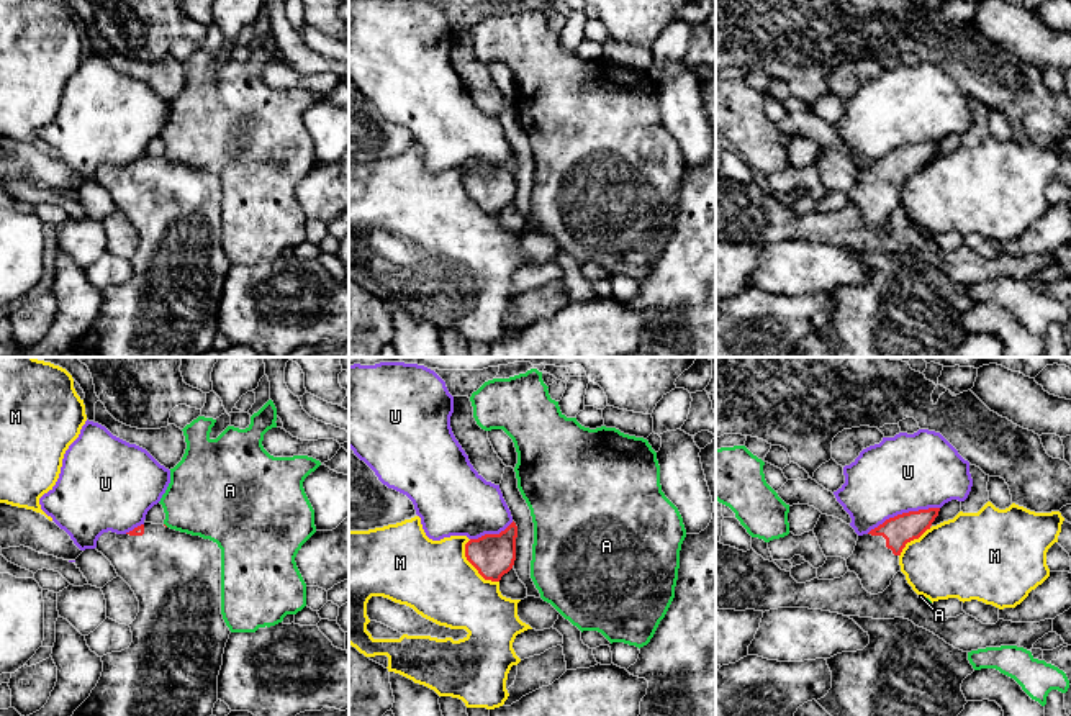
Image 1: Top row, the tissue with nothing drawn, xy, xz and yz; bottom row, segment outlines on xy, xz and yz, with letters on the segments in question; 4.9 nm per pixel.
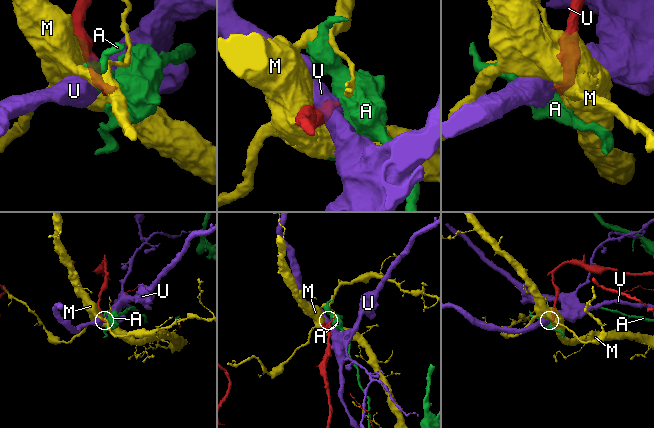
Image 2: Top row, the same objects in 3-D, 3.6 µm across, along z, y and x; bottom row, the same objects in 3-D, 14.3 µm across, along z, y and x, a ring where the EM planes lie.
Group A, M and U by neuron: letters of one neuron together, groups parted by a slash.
A / M / U

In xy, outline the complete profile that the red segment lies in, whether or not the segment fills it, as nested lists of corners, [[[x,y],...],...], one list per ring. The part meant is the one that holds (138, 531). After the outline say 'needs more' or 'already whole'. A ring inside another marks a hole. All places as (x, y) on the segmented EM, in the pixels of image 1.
[[[144,521],[126,534],[103,532],[95,549],[131,587],[139,613],[129,624],[131,646],[102,657],[102,677],[72,716],[213,716],[231,634],[221,614],[218,544]]]; needs more

